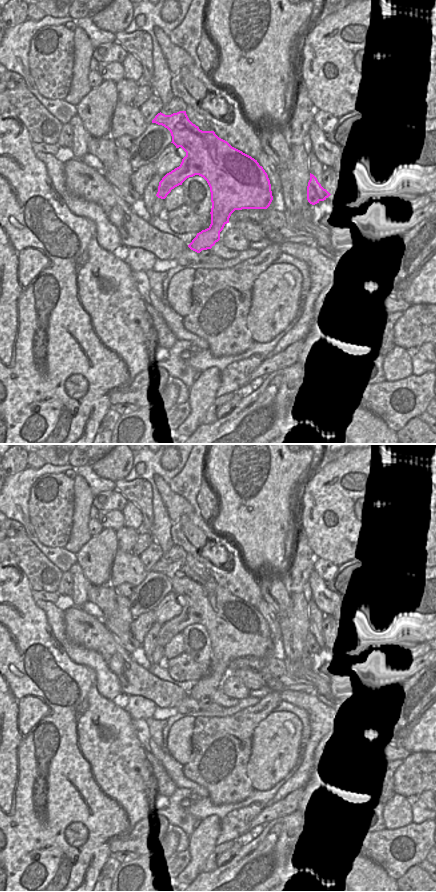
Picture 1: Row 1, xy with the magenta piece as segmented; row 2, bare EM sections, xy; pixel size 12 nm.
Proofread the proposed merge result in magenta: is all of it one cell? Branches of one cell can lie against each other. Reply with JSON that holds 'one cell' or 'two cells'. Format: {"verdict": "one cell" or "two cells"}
{"verdict": "one cell"}

